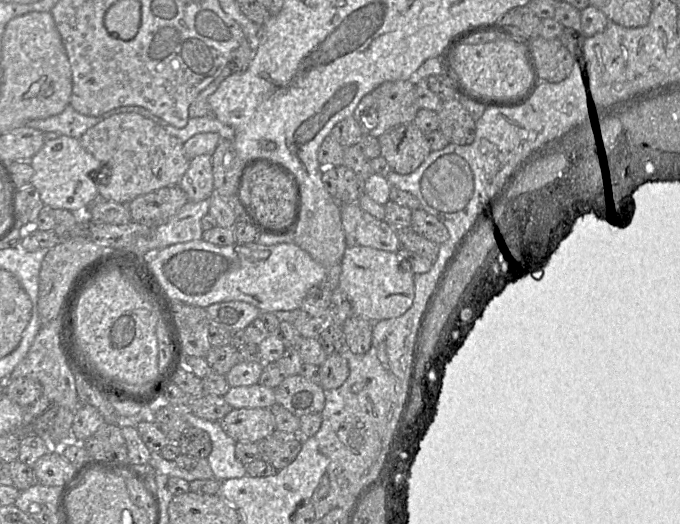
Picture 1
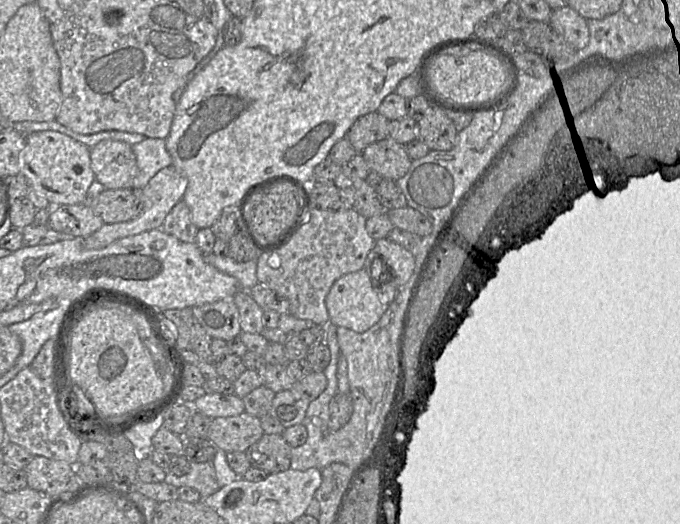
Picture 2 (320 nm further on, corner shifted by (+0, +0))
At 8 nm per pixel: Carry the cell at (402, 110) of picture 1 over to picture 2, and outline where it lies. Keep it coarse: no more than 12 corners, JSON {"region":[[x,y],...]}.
{"region":[[377,111],[354,122],[346,139],[357,153],[390,137],[390,120]]}

